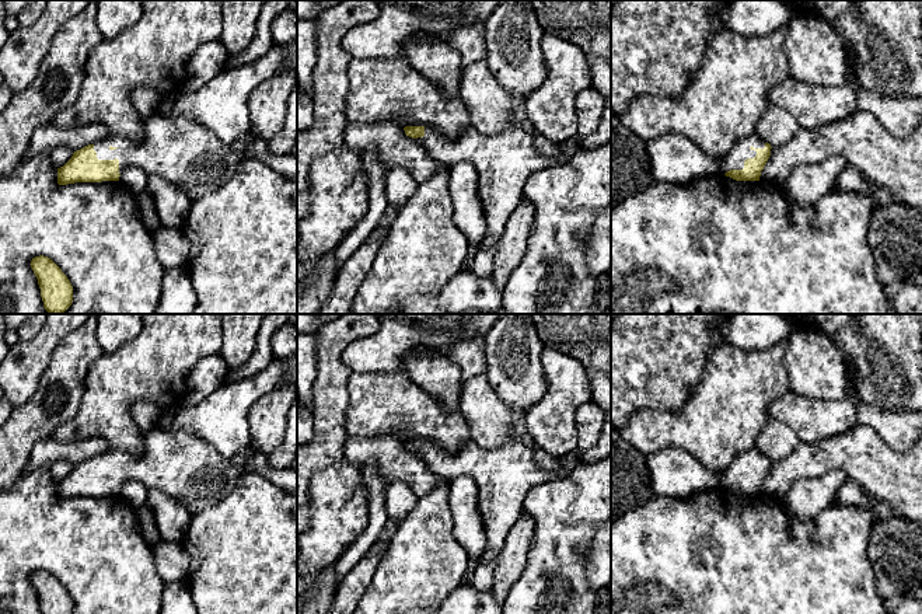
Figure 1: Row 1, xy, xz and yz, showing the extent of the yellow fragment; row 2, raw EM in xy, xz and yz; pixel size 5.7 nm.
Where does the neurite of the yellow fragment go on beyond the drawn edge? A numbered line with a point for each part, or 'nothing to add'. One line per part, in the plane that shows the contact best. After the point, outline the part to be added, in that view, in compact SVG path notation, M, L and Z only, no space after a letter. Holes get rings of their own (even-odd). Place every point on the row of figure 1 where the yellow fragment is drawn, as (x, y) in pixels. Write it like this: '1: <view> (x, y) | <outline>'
1: yz (741, 152) | M755 133L748 137L743 137L734 144L731 153L722 158L720 172L726 174L730 170L743 170L744 161L747 158L754 158L757 156L755 150L764 147L765 142Z

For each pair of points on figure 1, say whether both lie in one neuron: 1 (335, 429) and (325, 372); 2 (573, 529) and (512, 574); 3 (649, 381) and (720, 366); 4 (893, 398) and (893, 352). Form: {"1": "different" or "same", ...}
{"1": "same", "2": "different", "3": "different", "4": "same"}

